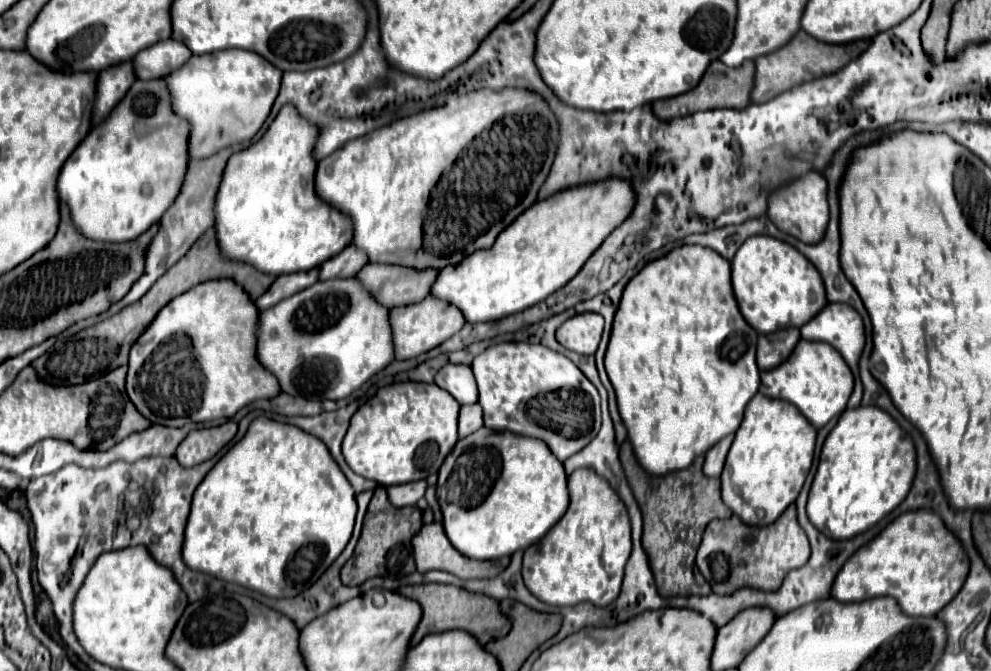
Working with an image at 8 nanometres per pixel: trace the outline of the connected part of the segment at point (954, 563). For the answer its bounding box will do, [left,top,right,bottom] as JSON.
[832,508,970,616]

